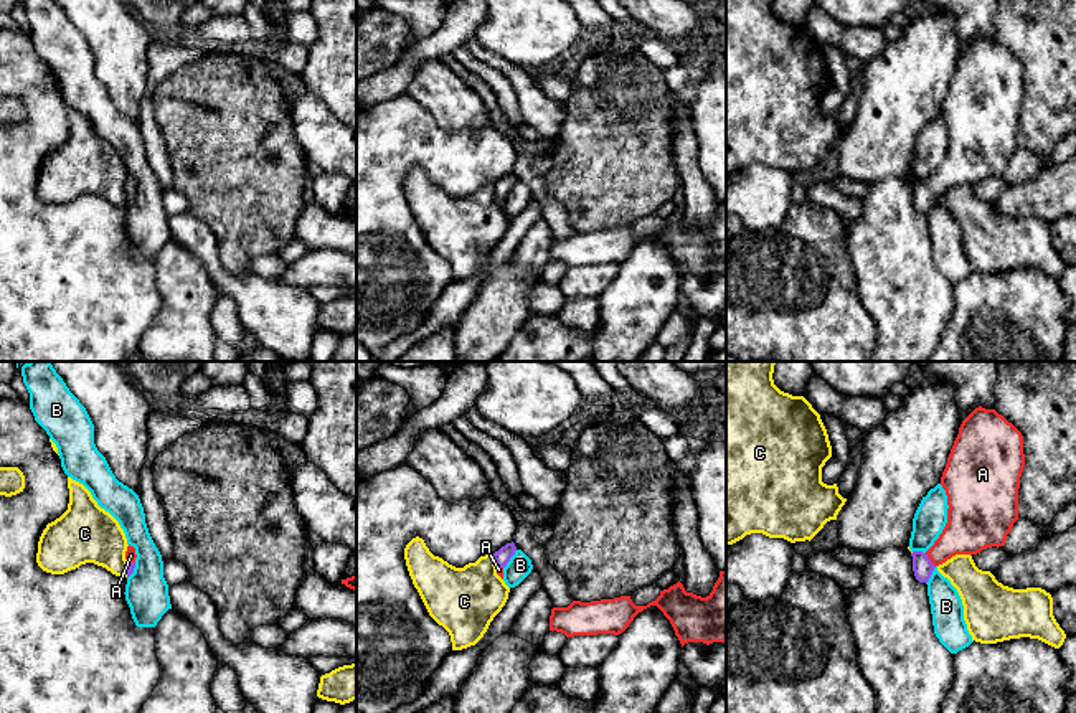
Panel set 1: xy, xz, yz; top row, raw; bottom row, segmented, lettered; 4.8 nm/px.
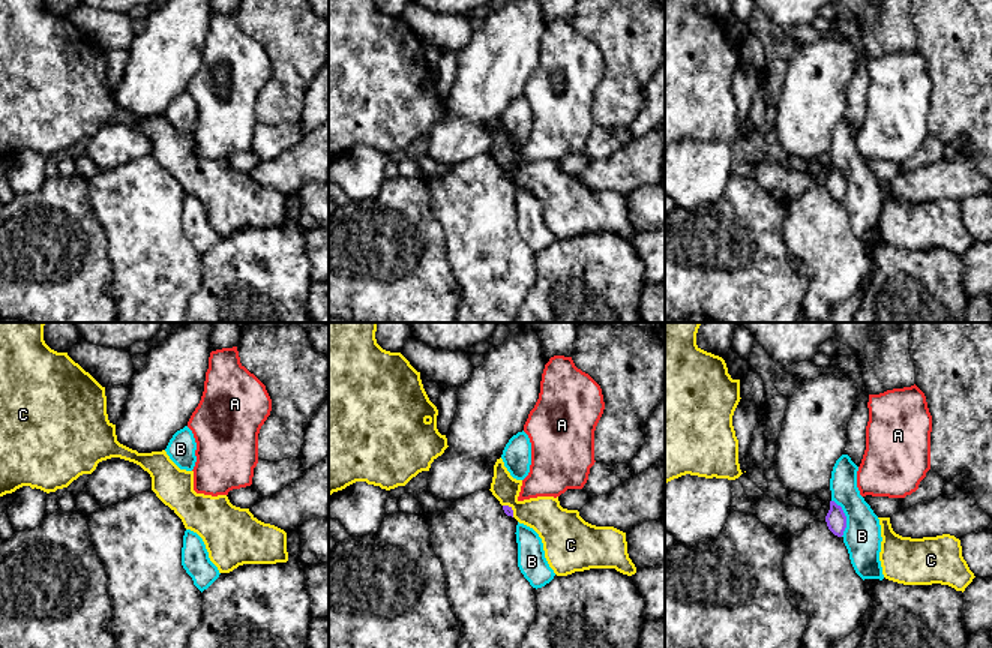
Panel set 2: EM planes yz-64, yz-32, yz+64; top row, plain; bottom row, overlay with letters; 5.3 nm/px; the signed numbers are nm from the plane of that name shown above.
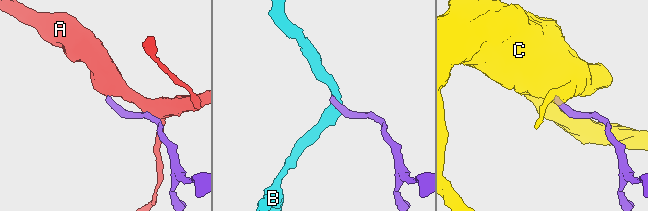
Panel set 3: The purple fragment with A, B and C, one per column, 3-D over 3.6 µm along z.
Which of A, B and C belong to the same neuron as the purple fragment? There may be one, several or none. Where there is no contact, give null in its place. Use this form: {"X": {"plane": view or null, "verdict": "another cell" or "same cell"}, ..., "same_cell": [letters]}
{"A": {"plane": "yz", "verdict": "same cell"}, "B": {"plane": "xz", "verdict": "another cell"}, "C": {"plane": "xz", "verdict": "another cell"}, "same_cell": ["A"]}

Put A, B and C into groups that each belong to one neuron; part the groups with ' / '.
A / B / C

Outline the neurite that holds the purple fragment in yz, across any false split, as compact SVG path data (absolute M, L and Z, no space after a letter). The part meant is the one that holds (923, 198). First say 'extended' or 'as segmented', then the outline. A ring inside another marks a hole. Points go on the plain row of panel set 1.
extended | M975 38L960 54L947 87L941 116L947 125L947 153L926 182L913 182L913 201L927 213L934 198L956 185L977 185L985 178L1003 177L1018 150L1018 119L1025 97L1023 66L995 40Z

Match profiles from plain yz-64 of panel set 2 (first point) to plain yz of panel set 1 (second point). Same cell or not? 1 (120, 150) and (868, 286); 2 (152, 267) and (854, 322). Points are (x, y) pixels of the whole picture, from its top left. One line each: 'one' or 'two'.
1: two
2: two

